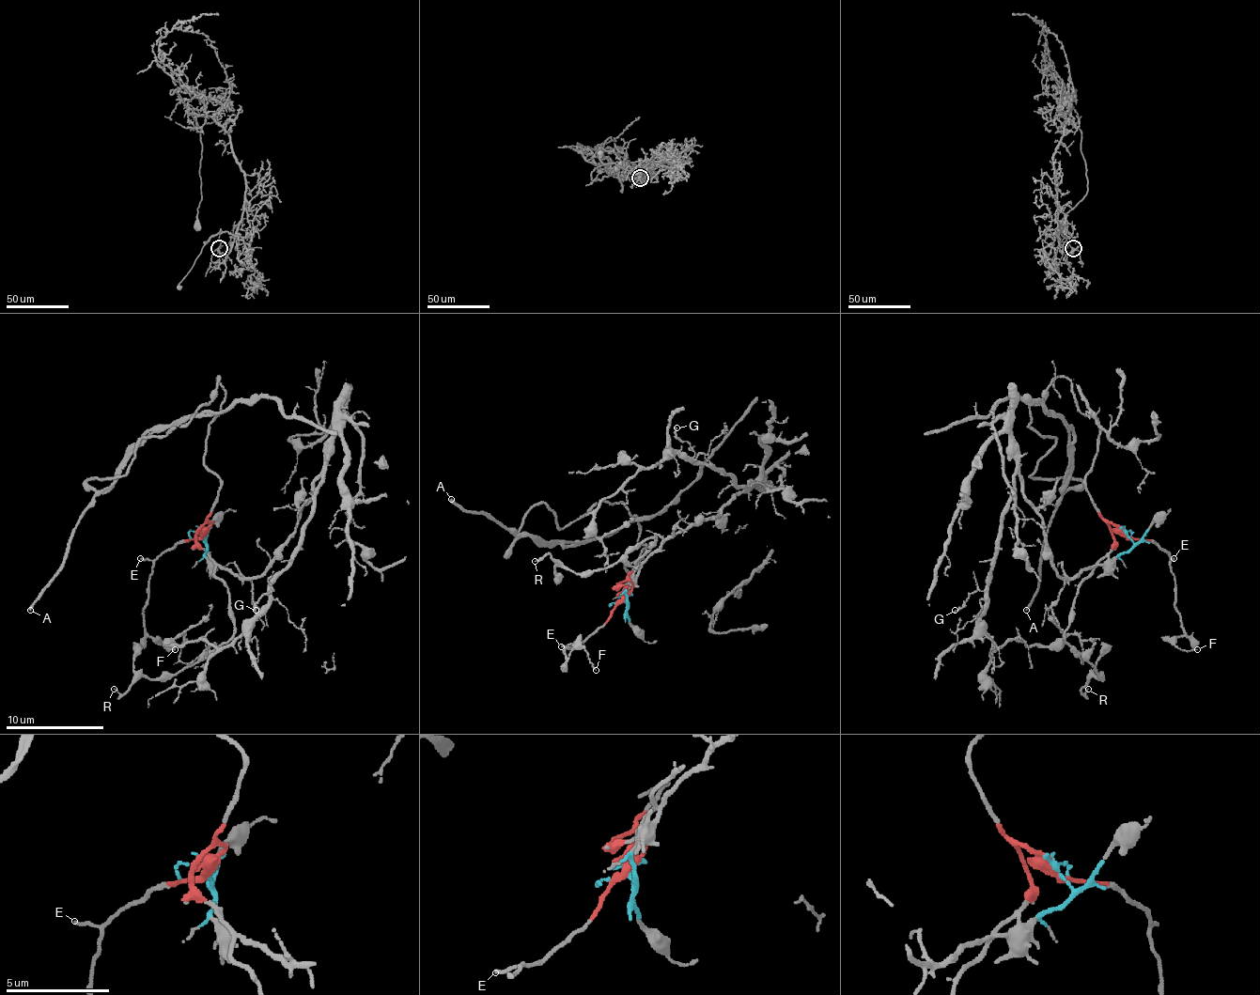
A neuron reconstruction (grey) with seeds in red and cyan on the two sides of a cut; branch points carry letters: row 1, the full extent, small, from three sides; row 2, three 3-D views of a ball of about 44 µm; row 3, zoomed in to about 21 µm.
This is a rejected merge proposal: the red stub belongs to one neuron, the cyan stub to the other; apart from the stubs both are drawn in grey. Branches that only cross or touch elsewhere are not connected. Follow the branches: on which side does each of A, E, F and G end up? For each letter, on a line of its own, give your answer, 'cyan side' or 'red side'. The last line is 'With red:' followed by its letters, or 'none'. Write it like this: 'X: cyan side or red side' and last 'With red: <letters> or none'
A: red side
E: red side
F: red side
G: cyan side
With red: A, E, F

